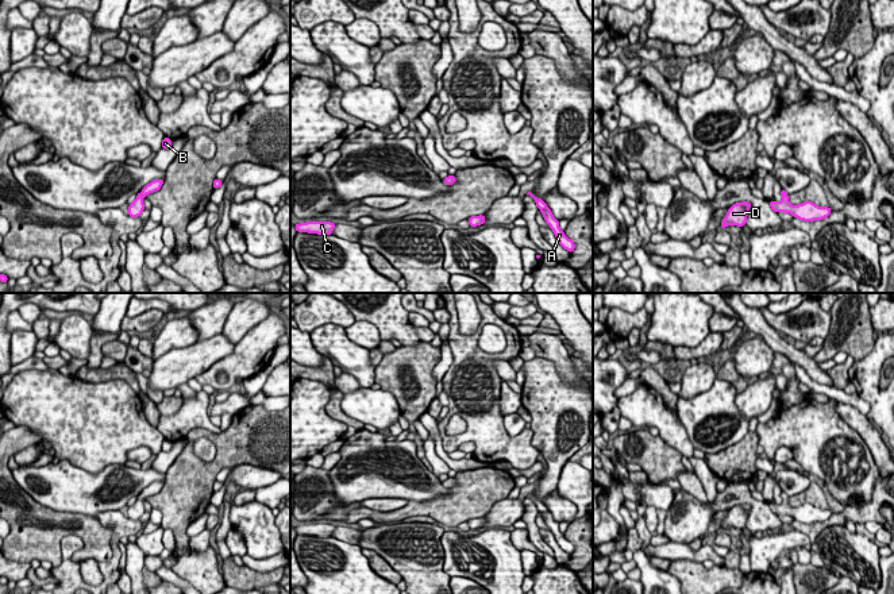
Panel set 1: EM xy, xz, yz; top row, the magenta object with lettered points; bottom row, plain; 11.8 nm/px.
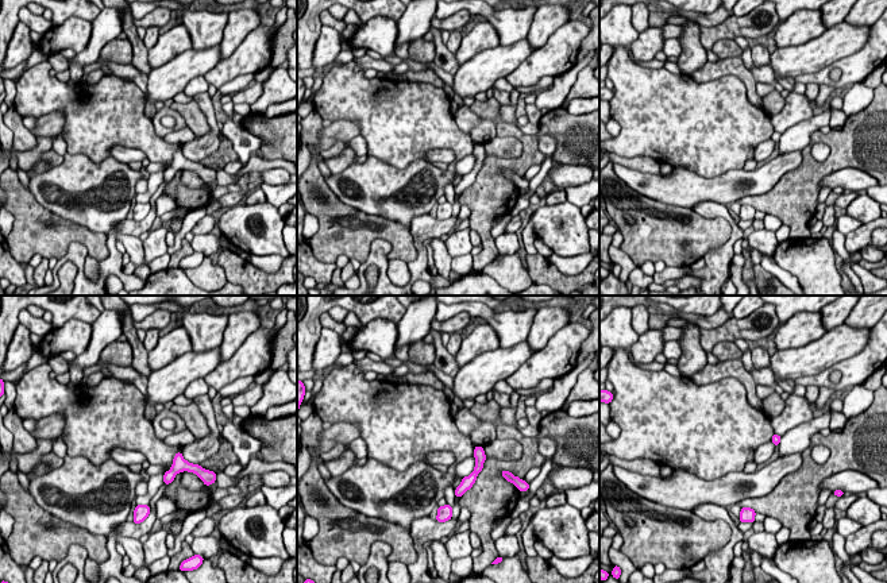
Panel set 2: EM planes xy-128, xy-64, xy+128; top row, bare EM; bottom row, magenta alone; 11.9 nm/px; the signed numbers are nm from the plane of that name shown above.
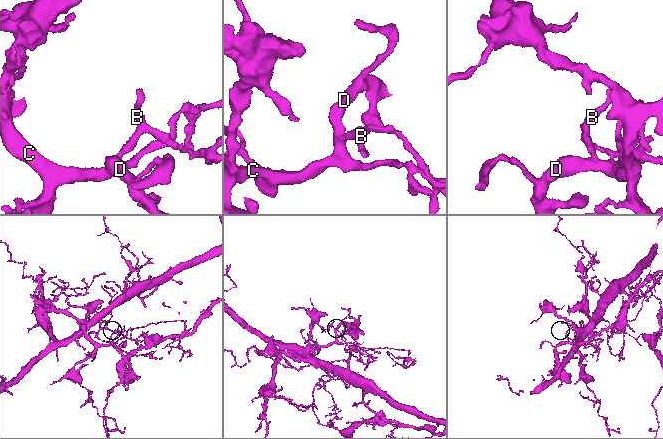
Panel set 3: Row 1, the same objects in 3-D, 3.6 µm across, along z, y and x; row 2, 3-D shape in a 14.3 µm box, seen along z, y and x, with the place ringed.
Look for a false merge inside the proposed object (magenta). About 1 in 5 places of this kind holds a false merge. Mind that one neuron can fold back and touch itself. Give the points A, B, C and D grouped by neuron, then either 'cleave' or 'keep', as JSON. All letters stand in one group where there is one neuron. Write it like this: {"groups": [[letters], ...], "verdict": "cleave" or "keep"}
{"groups": [["A", "B", "C", "D"]], "verdict": "keep"}

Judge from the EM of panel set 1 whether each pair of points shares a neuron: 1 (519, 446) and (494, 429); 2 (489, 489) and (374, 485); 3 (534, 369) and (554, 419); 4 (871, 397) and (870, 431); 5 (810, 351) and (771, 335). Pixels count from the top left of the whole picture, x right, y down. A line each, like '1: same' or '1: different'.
1: same
2: different
3: same
4: different
5: different

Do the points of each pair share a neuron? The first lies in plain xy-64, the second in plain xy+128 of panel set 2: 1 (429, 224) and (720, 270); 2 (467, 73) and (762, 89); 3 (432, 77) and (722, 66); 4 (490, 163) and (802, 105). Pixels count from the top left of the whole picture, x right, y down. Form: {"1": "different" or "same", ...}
{"1": "same", "2": "different", "3": "same", "4": "different"}

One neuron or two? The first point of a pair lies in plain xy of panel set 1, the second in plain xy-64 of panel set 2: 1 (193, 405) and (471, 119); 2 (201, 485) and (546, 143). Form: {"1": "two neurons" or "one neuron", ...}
{"1": "two neurons", "2": "two neurons"}

